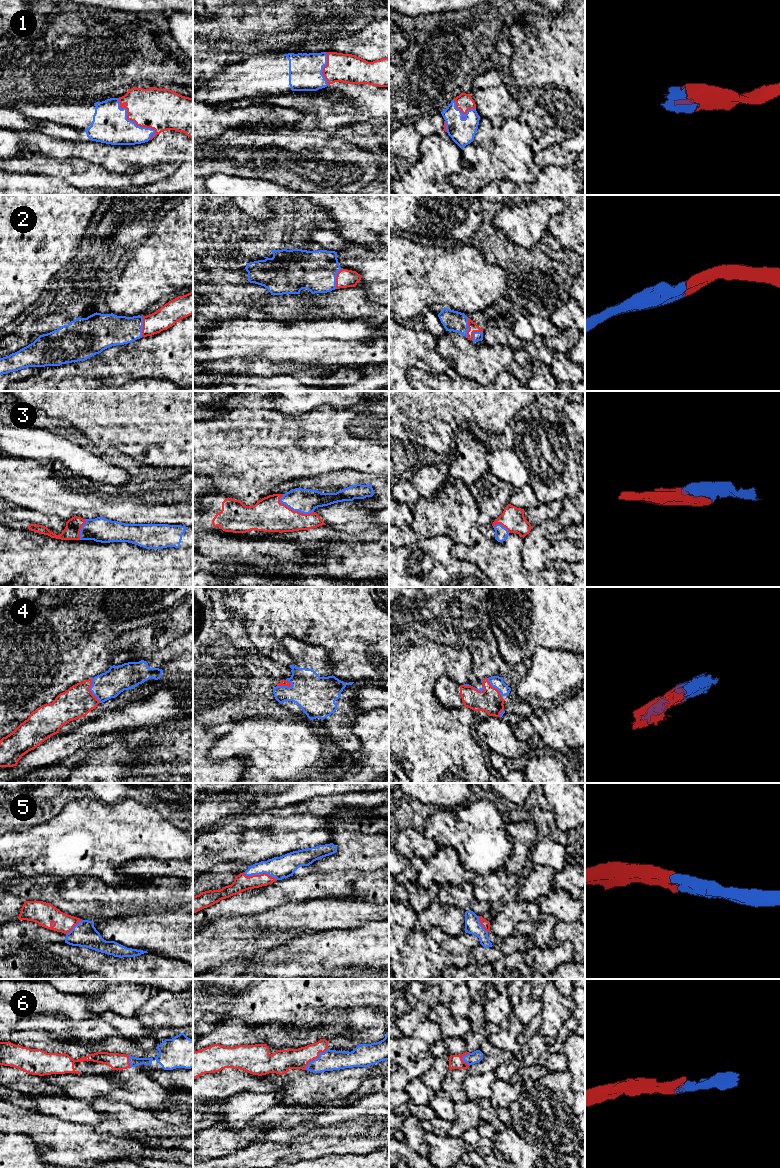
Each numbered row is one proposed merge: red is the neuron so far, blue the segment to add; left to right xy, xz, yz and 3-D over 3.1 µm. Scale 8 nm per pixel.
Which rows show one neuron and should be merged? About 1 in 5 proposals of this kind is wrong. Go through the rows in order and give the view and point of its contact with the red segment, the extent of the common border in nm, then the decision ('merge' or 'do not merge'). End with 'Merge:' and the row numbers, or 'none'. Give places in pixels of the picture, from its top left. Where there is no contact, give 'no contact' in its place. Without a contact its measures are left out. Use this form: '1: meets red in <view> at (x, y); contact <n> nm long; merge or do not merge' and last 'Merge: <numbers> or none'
1: meets red in xy at (132, 120); contact 420 nm long; merge
2: meets red in xz at (336, 278); contact 180 nm long; merge
3: meets red in xz at (295, 511); contact 300 nm long; merge
4: meets red in xy at (90, 691); contact 200 nm long; merge
5: meets red in xz at (260, 874); contact 280 nm long; merge
6: meets red in xz at (315, 1058); contact 240 nm long; merge
Merge: 1, 2, 3, 4, 5, 6

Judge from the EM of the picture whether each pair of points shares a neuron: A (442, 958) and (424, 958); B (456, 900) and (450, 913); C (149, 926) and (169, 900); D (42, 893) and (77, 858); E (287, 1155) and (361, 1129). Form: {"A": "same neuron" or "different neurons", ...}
{"A": "same neuron", "B": "different neurons", "C": "different neurons", "D": "different neurons", "E": "same neuron"}

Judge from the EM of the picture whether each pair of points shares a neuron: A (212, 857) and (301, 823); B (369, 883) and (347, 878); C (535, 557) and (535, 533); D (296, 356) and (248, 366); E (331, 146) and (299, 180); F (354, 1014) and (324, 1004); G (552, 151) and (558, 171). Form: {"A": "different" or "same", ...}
{"A": "same", "B": "same", "C": "same", "D": "different", "E": "same", "F": "different", "G": "different"}

